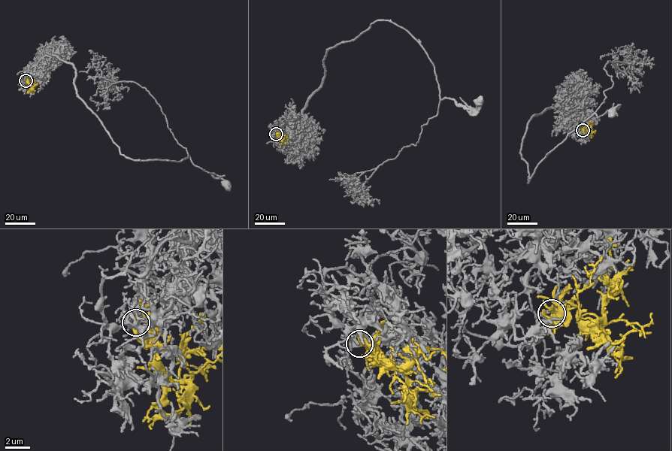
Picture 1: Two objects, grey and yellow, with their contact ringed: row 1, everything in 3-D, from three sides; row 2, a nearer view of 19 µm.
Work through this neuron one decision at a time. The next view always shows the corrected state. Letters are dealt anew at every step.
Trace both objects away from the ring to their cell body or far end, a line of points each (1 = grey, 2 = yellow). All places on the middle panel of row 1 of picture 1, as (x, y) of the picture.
1: (275, 134), (320, 85), (326, 50), (377, 20), (421, 46), (440, 98), (480, 101)
2: (276, 134), (280, 137), (286, 134), (288, 140)

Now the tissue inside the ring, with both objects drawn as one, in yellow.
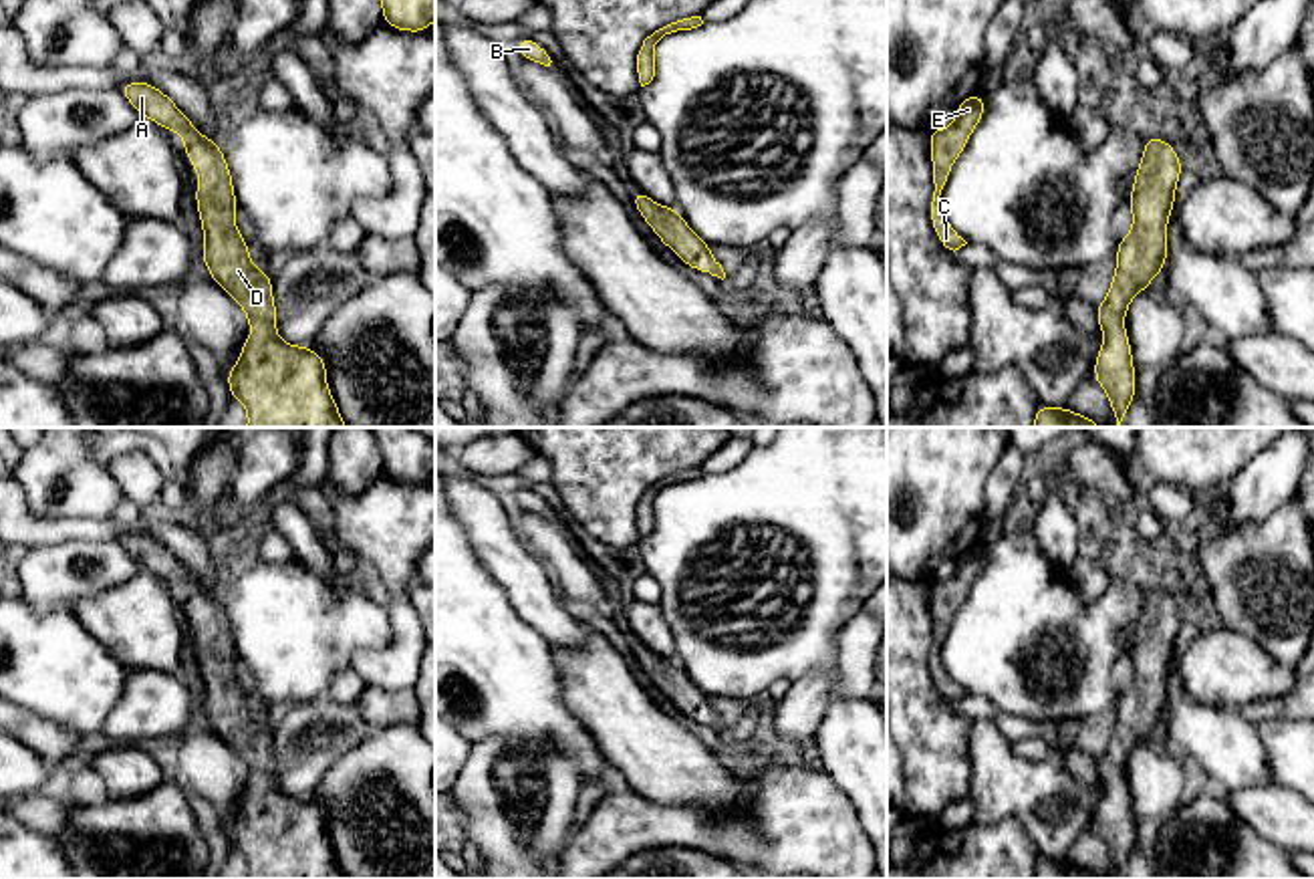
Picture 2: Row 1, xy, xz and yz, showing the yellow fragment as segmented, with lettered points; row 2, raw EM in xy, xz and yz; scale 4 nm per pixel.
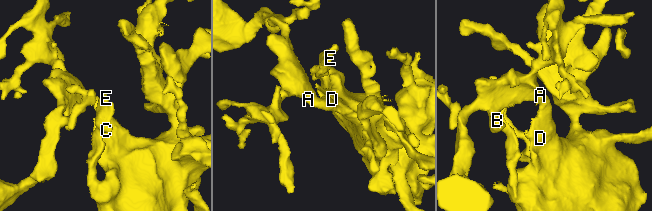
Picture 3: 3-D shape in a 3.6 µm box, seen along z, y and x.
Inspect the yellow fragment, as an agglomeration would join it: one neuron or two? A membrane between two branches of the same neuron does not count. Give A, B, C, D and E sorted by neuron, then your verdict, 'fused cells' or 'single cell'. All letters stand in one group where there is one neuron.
groups A B C D E; single cell

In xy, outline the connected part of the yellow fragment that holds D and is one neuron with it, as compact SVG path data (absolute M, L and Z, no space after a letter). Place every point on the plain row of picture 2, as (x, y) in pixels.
M131 532L119 542L143 569L185 589L181 599L200 625L195 657L204 679L204 716L212 732L246 762L248 782L254 784L226 825L232 851L246 857L246 879L349 879L326 839L322 808L310 796L288 796L274 784L272 726L252 716L250 694L236 679L236 645L220 595L206 591L151 534Z

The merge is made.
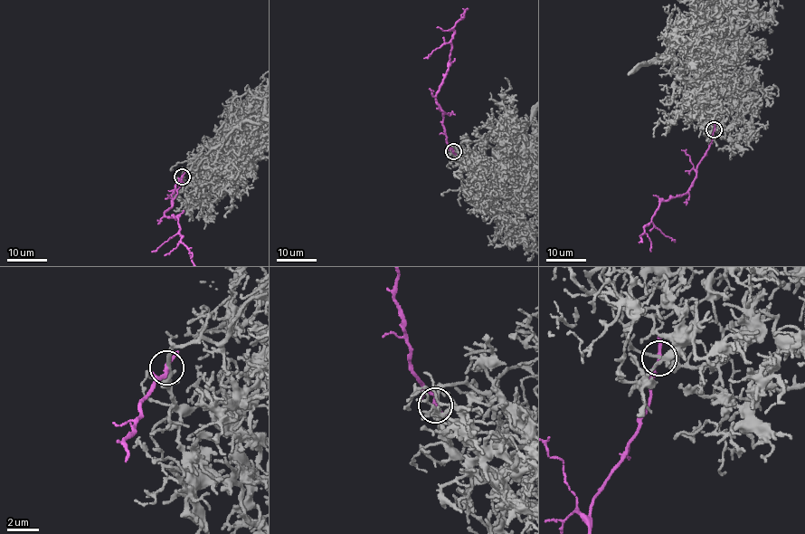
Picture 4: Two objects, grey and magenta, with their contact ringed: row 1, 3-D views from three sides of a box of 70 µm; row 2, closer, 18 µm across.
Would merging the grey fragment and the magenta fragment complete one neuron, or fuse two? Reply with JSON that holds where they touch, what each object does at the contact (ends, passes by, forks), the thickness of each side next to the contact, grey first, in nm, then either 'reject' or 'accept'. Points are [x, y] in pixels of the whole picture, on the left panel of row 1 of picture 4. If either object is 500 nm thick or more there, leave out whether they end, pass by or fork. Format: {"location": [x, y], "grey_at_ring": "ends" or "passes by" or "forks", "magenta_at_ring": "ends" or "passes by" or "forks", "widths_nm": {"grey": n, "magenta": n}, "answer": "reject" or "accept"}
{"location": [182, 176], "grey_at_ring": "passes by", "magenta_at_ring": "passes by", "widths_nm": {"grey": 280, "magenta": 220}, "answer": "reject"}

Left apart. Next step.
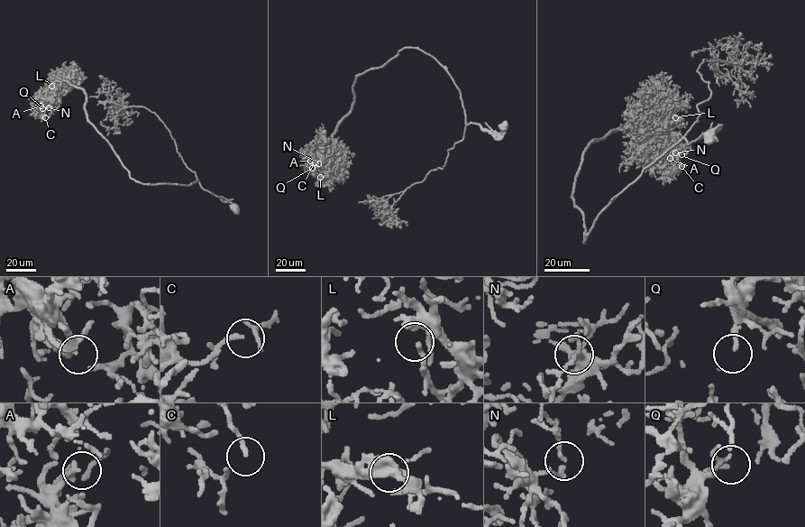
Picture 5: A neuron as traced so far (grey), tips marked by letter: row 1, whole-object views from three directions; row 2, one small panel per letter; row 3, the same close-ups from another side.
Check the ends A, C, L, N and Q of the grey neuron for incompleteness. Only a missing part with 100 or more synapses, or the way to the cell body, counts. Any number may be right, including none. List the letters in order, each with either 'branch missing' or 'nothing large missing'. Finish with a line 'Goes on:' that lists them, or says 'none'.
A: nothing large missing
C: nothing large missing
L: branch missing
N: nothing large missing
Q: nothing large missing
Goes on: L

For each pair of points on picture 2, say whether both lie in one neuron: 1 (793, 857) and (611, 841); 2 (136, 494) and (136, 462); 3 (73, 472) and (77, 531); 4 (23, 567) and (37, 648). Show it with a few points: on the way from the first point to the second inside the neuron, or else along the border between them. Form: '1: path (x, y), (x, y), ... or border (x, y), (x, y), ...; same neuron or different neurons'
1: path (748, 837), (655, 831); same neuron
2: path (136, 486), (136, 470); same neuron
3: border (123, 507), (113, 517), (35, 517), (31, 513); different neurons
4: border (21, 591), (37, 613), (71, 611); different neurons

